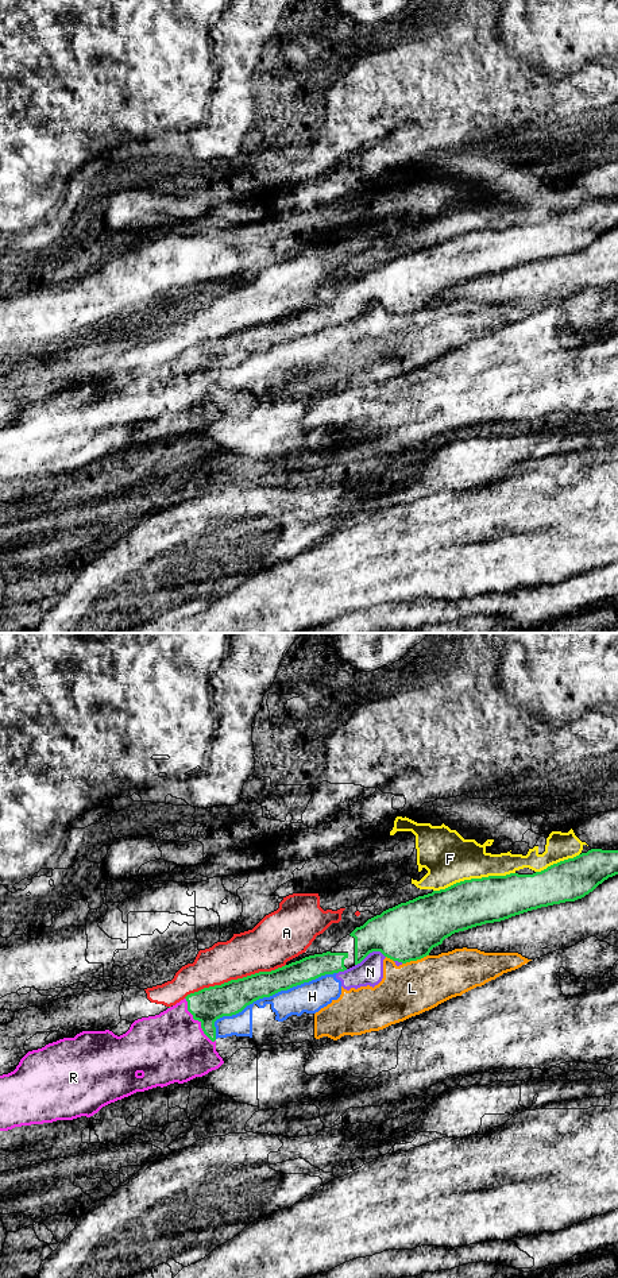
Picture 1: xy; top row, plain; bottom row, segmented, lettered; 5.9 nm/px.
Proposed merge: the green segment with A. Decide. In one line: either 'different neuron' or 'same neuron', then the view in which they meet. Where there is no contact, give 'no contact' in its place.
different neuron; contact in xy

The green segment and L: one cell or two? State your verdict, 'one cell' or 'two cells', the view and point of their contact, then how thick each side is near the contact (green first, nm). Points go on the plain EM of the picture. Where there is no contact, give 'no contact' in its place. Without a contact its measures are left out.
two cells; meets green in xy at (414, 312); 340 nm thick on the green side, 320 nm on the other

